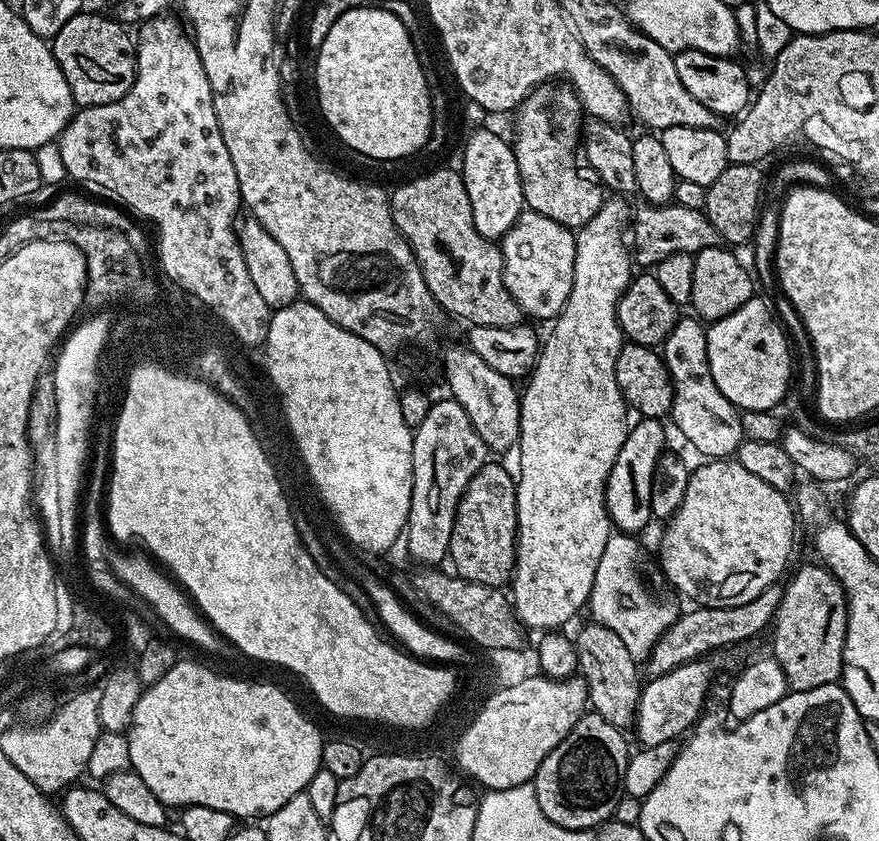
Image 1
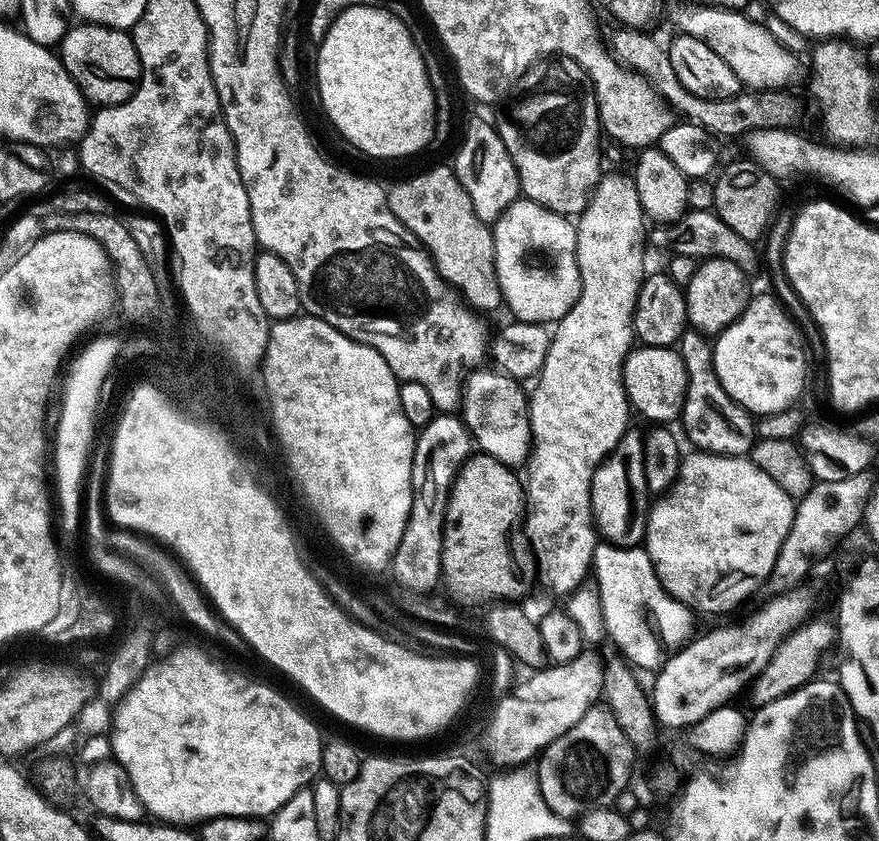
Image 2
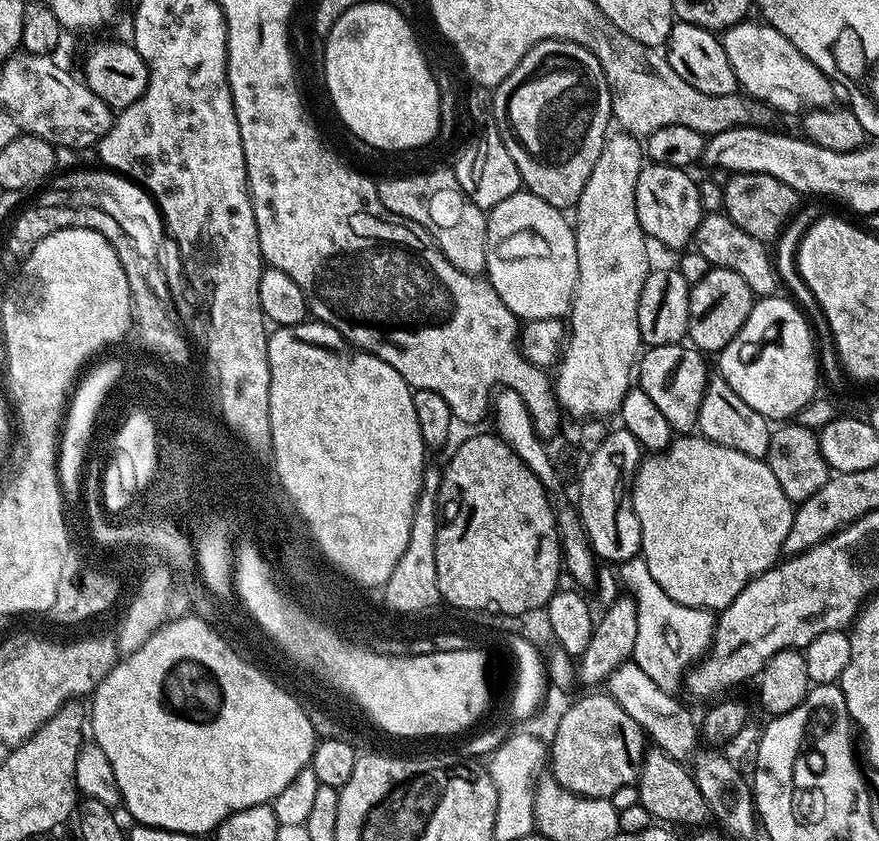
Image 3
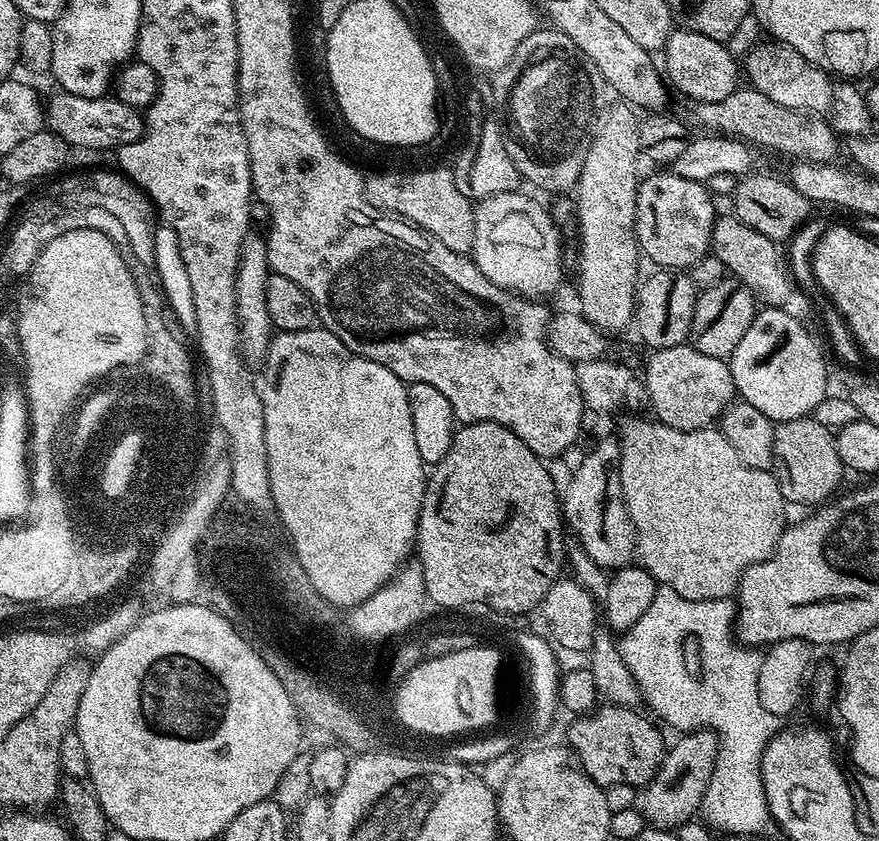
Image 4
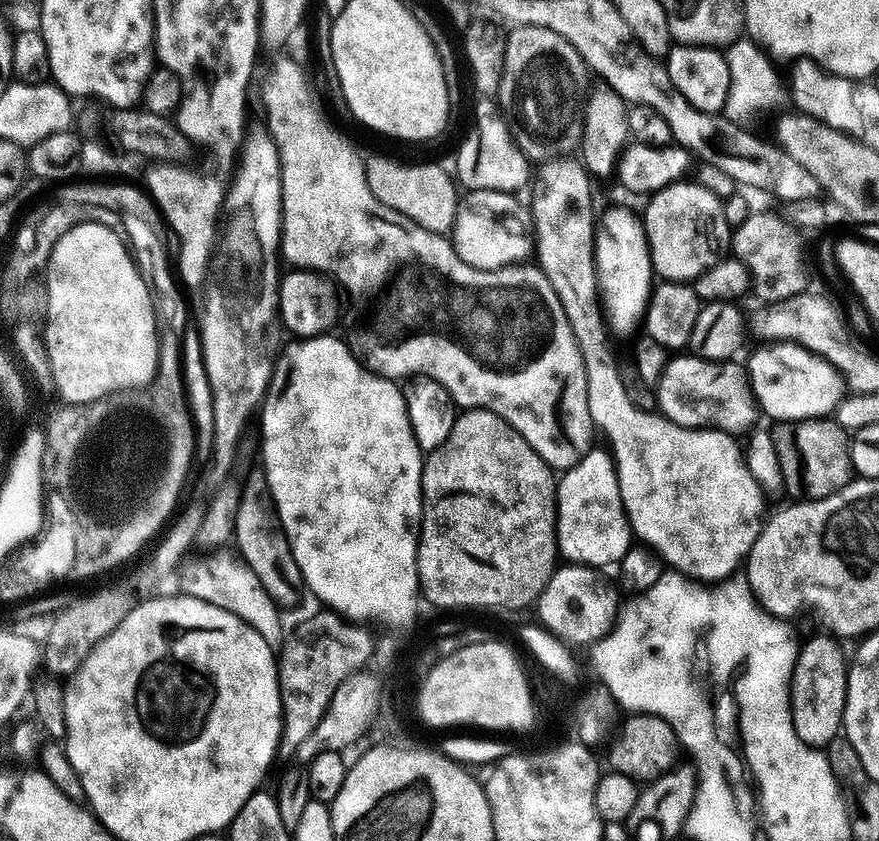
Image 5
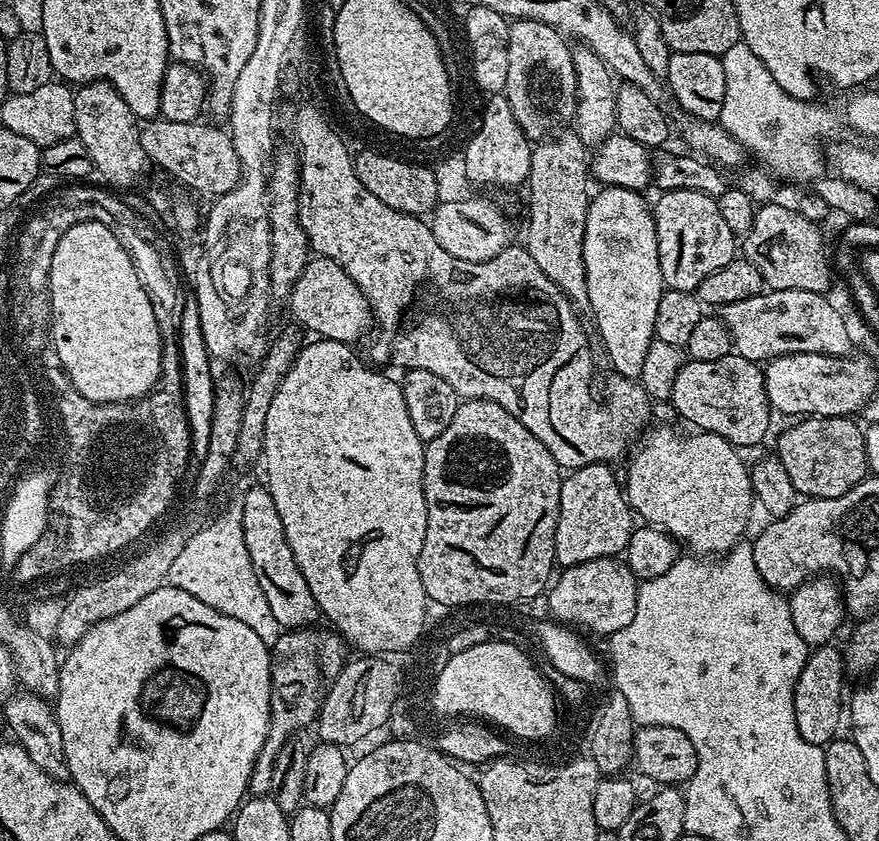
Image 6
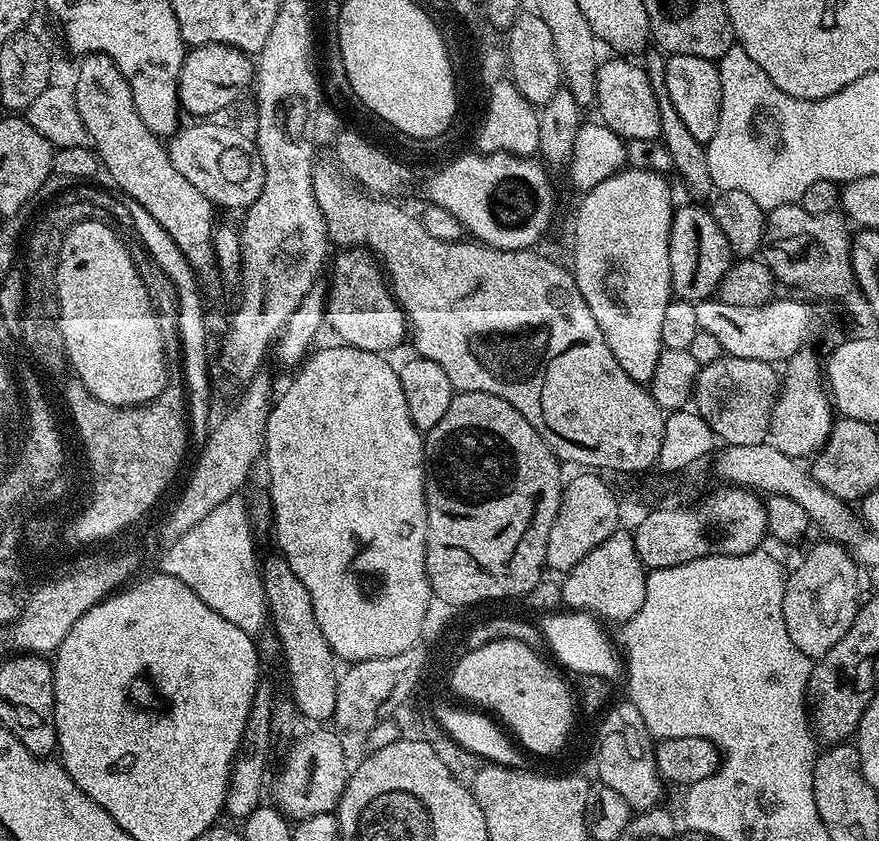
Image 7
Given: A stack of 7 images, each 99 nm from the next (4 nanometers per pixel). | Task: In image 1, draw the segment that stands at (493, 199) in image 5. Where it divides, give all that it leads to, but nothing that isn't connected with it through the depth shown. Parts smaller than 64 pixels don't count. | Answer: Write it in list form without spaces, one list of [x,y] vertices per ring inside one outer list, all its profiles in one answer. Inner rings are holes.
[[[532,209],[521,212],[501,241],[504,288],[528,317],[555,319],[573,289],[575,233]]]

